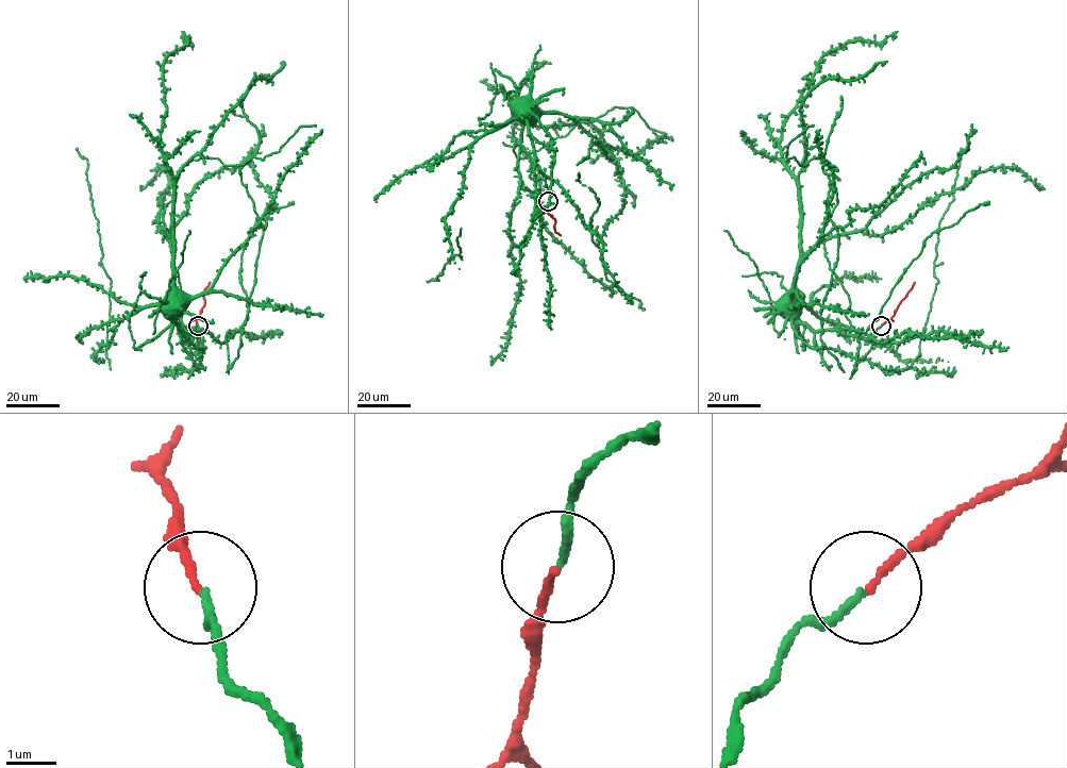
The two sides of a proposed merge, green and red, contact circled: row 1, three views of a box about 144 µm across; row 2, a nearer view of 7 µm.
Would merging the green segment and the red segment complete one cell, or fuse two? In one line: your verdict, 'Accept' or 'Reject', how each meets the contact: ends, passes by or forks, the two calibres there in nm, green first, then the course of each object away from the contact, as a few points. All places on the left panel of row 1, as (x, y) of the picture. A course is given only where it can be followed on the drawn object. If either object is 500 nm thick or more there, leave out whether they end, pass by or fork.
Accept. At the ring green ends. At the ring red ends. Thickness 130 nm (green) against 140 nm. Course of green: (198, 326), (203, 335), (202, 347), (195, 361), (184, 343), (184, 331), (176, 323), (177, 313). Course of red: (198, 326), (196, 318), (204, 305), (204, 289), (210, 282)

